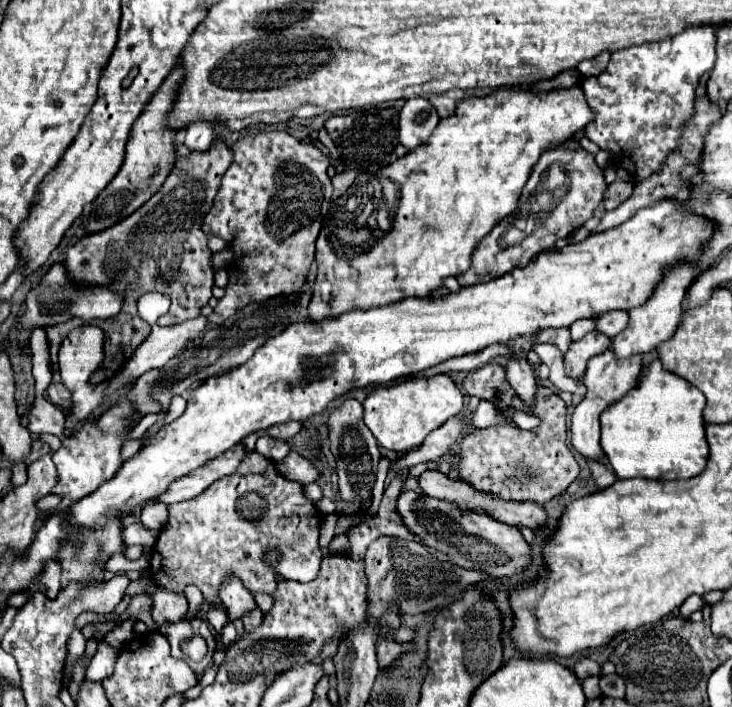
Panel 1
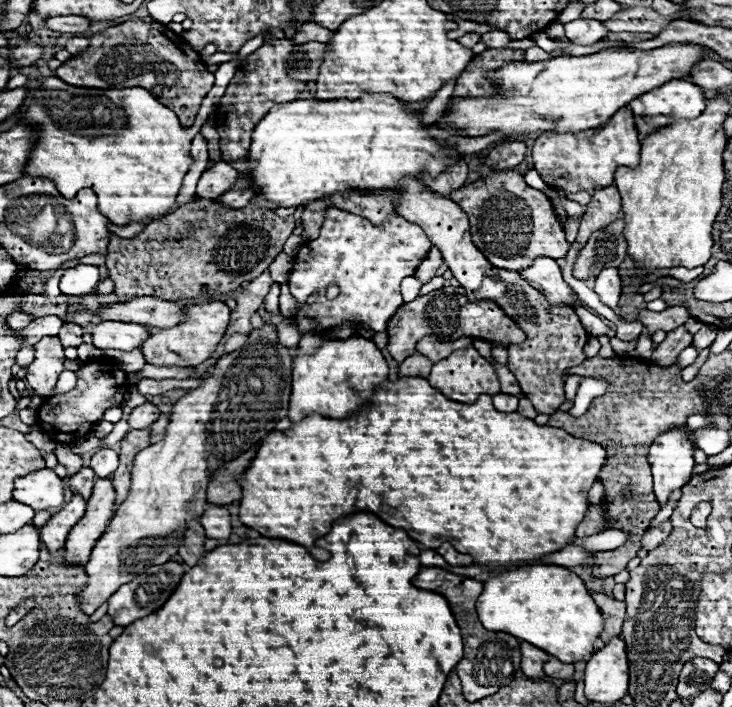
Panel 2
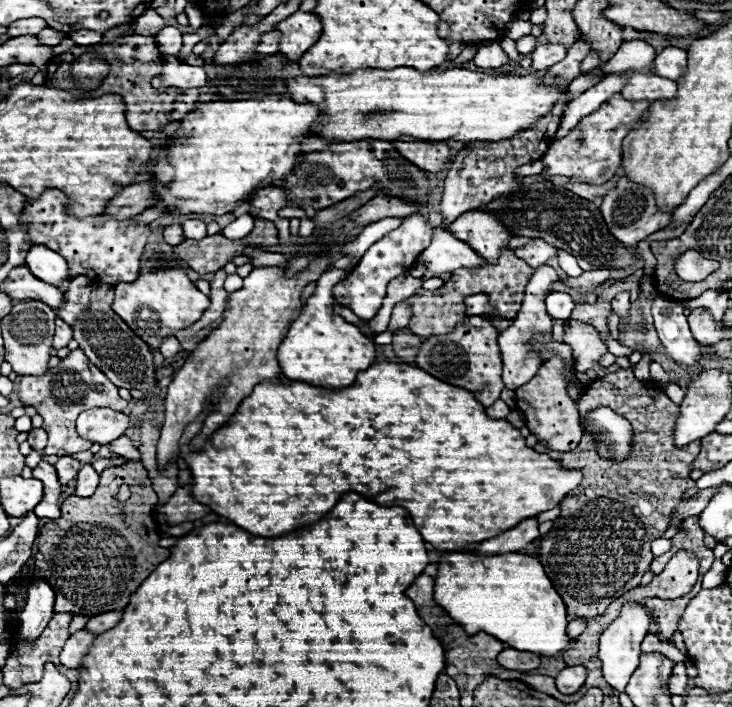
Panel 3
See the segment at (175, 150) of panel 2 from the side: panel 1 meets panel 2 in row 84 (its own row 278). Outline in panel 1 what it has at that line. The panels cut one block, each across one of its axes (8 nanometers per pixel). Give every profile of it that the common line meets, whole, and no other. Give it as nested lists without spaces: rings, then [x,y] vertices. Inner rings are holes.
[[[54,264],[48,274],[42,278],[42,282],[38,284],[38,288],[34,288],[32,292],[28,292],[26,296],[26,308],[24,308],[24,316],[20,320],[20,346],[26,346],[30,340],[30,334],[34,328],[48,328],[48,326],[56,326],[62,322],[68,322],[72,316],[82,318],[84,322],[92,322],[96,318],[100,320],[108,320],[108,318],[116,318],[122,310],[124,304],[124,294],[114,294],[108,288],[80,288],[76,290],[72,286],[72,282],[68,280],[68,274],[64,272],[64,264]],[[38,312],[38,314],[36,314]],[[102,312],[102,314],[100,314]]]

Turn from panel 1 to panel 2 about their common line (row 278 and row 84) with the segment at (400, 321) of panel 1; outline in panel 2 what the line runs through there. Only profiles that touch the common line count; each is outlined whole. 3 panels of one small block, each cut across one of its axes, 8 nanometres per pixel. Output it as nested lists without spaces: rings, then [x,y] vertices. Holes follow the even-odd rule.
[[[666,44],[662,48],[656,48],[656,50],[634,50],[634,48],[612,48],[612,50],[602,50],[602,52],[596,52],[596,54],[588,54],[588,56],[558,56],[558,58],[550,58],[550,60],[540,60],[540,62],[508,62],[504,64],[502,68],[494,70],[494,72],[488,72],[486,78],[492,80],[492,84],[496,86],[494,88],[494,94],[488,96],[488,98],[450,98],[448,104],[446,104],[446,110],[444,110],[444,124],[448,128],[456,128],[456,130],[464,130],[462,136],[468,136],[468,138],[478,138],[478,136],[488,136],[488,134],[494,134],[494,132],[502,132],[504,136],[526,136],[526,134],[532,134],[532,132],[546,132],[546,130],[552,130],[552,132],[582,132],[582,130],[590,130],[590,128],[598,128],[598,126],[604,126],[608,122],[608,118],[612,118],[620,108],[624,108],[628,102],[632,102],[634,98],[650,92],[652,88],[658,88],[660,84],[672,80],[672,78],[688,78],[692,66],[696,62],[700,62],[704,58],[704,50],[702,46],[698,44]]]

